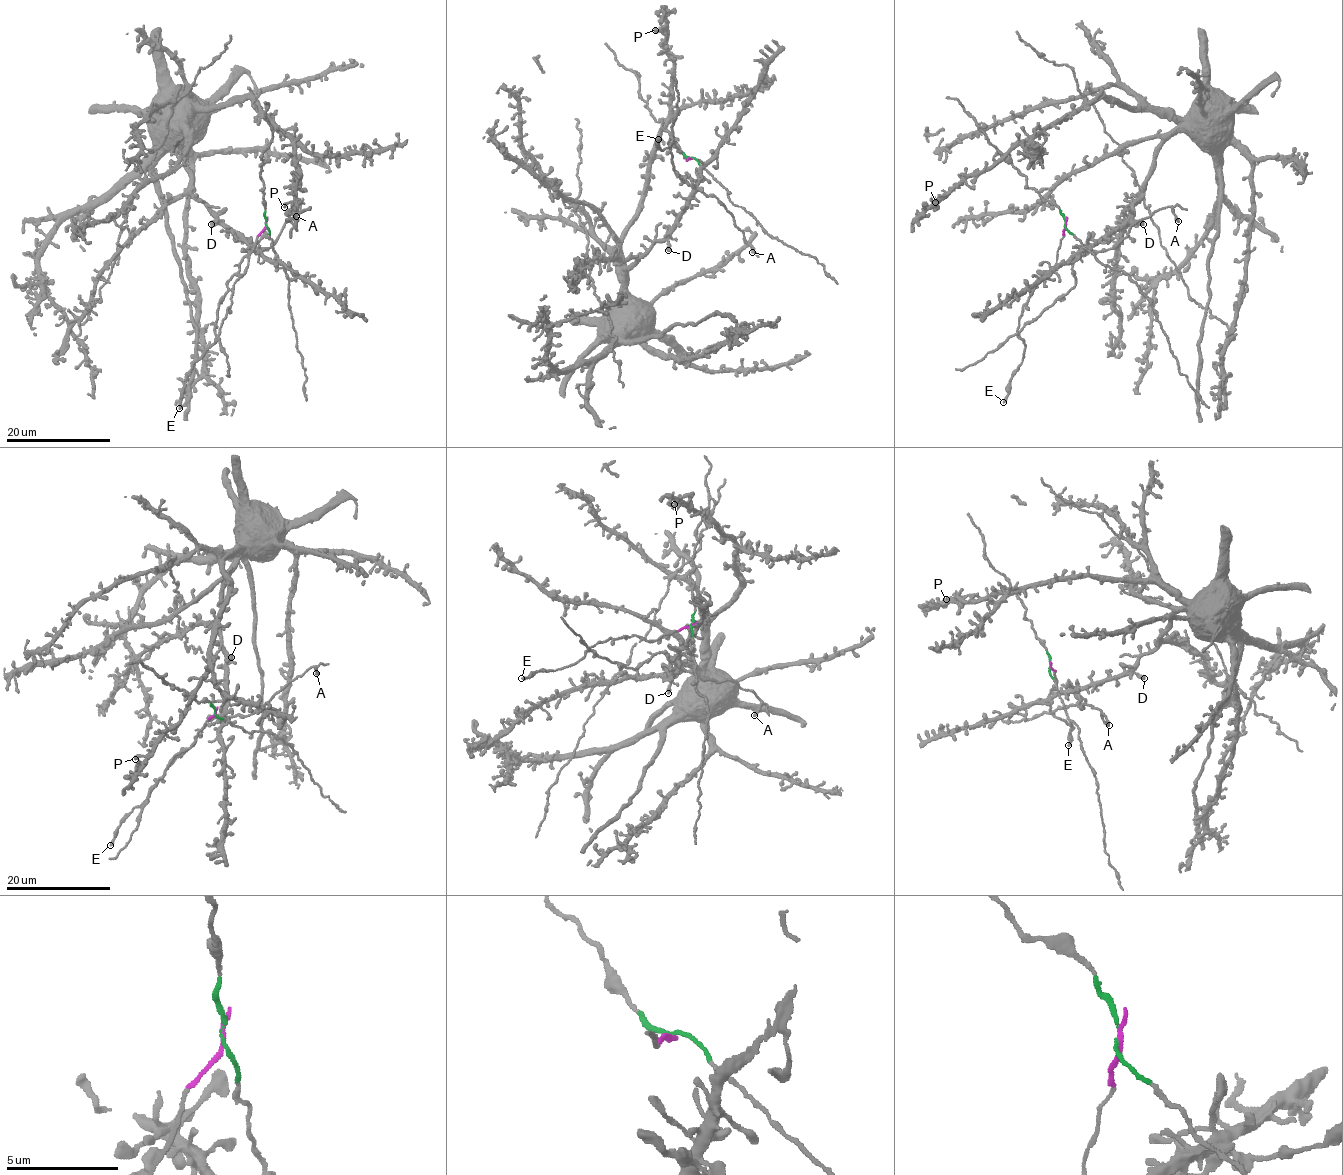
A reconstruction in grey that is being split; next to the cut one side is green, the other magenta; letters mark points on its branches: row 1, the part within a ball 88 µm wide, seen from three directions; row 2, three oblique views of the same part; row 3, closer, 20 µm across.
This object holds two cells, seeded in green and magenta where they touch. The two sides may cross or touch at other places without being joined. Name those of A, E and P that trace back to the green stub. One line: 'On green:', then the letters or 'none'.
On green: P

